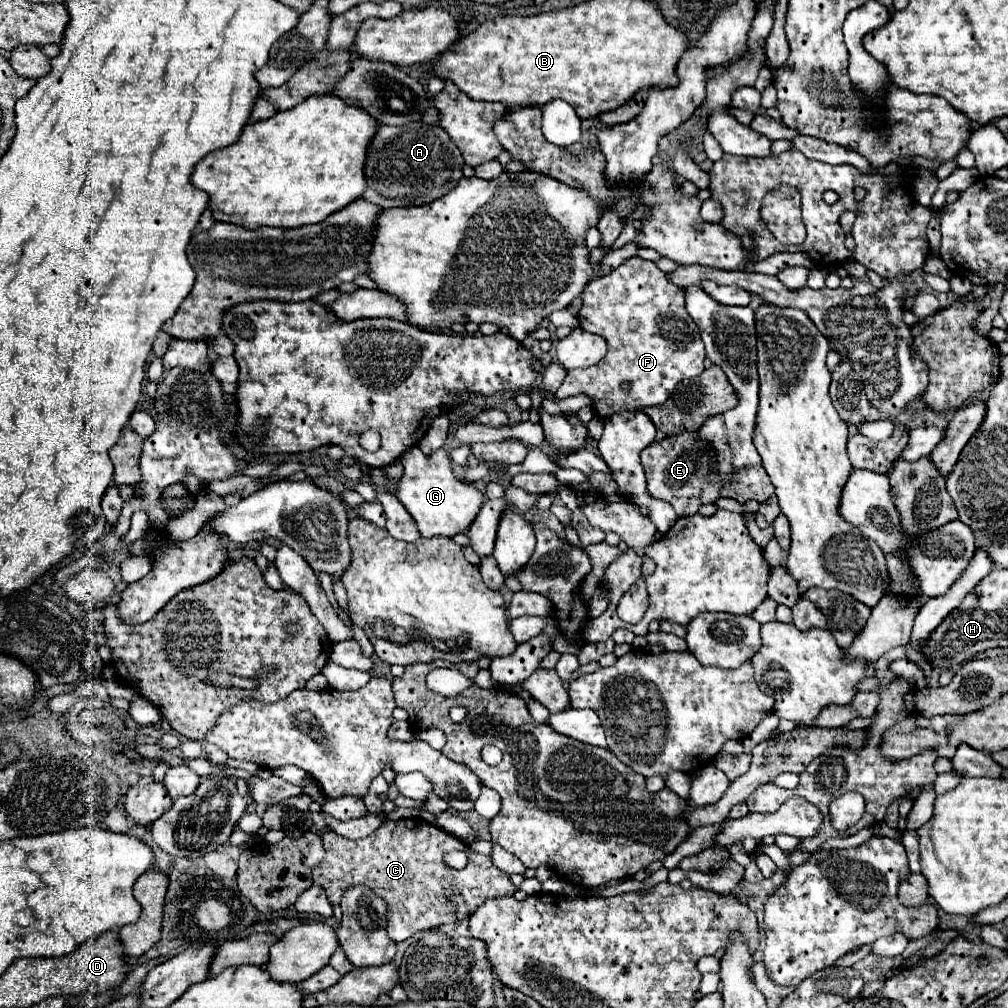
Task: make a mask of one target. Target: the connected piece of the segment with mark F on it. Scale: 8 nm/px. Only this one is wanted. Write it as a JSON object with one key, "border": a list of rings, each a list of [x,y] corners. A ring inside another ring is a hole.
{"border":[[[632,256],[624,260],[610,274],[594,278],[586,284],[582,292],[582,308],[578,312],[580,328],[600,334],[608,342],[608,354],[596,366],[586,370],[570,370],[562,382],[562,386],[554,392],[554,400],[570,398],[584,394],[592,400],[592,408],[600,418],[610,418],[616,412],[624,410],[640,410],[646,406],[662,406],[670,392],[688,378],[694,378],[704,372],[704,342],[700,338],[700,330],[690,318],[686,310],[686,292],[684,288],[672,284],[668,272],[662,272],[656,262]],[[622,382],[630,382],[630,390],[624,392],[620,388]]]}

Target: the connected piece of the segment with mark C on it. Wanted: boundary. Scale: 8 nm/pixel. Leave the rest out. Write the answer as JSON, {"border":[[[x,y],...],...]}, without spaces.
{"border":[[[424,818],[384,820],[378,830],[360,840],[348,840],[334,830],[326,830],[322,844],[326,856],[312,870],[314,882],[324,888],[332,904],[340,904],[340,898],[350,886],[362,884],[372,888],[388,906],[386,930],[394,942],[402,942],[420,930],[464,920],[482,902],[512,896],[518,890],[510,876],[500,872],[486,854],[470,852],[468,864],[462,870],[448,866],[444,856],[452,850],[468,850],[468,846]]]}

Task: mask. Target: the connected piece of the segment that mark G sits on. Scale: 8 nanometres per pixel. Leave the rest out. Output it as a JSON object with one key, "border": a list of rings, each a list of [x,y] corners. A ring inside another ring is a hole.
{"border":[[[418,446],[410,448],[404,456],[404,474],[396,484],[394,496],[406,506],[408,514],[418,524],[422,536],[454,536],[458,532],[466,532],[470,522],[474,522],[480,504],[482,492],[470,484],[460,482],[452,474],[452,462],[444,448],[438,448],[432,454],[424,454]]]}

